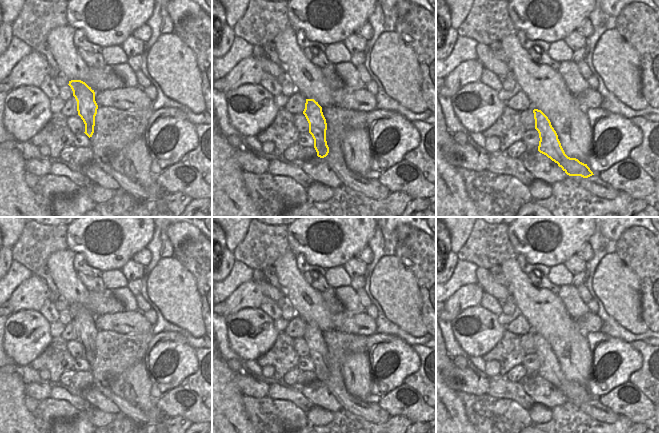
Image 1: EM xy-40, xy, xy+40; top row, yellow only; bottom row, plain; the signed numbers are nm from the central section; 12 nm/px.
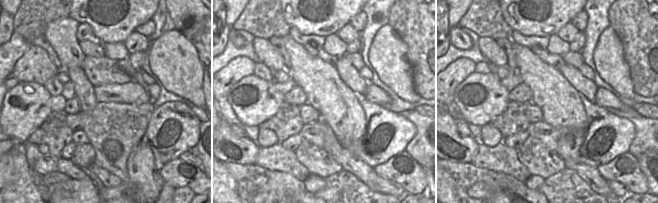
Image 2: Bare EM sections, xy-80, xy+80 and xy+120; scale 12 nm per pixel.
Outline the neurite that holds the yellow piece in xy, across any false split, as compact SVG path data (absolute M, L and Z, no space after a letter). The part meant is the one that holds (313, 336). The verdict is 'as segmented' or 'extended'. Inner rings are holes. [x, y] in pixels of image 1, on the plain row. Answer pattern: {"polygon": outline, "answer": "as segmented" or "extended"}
{"polygon": "M306 323L303 338L309 347L309 357L314 363L317 380L320 382L326 381L329 377L329 371L326 365L327 347L322 331L314 323Z", "answer": "as segmented"}

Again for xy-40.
{"polygon": "M71 304L68 309L71 311L73 320L77 325L78 339L85 348L84 357L90 362L94 357L95 340L98 333L95 316L81 304Z", "answer": "as segmented"}

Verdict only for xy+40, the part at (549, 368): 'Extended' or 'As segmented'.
As segmented

